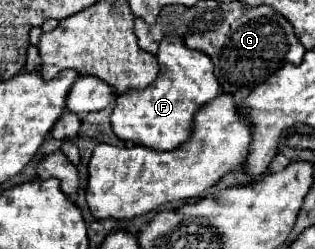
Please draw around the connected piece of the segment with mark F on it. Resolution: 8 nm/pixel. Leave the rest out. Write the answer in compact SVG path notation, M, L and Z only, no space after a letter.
M165 36L157 50L159 76L145 90L131 90L115 100L111 126L119 140L151 150L175 150L191 136L195 112L219 94L220 84L213 74L213 62L199 50L187 50L181 38Z

